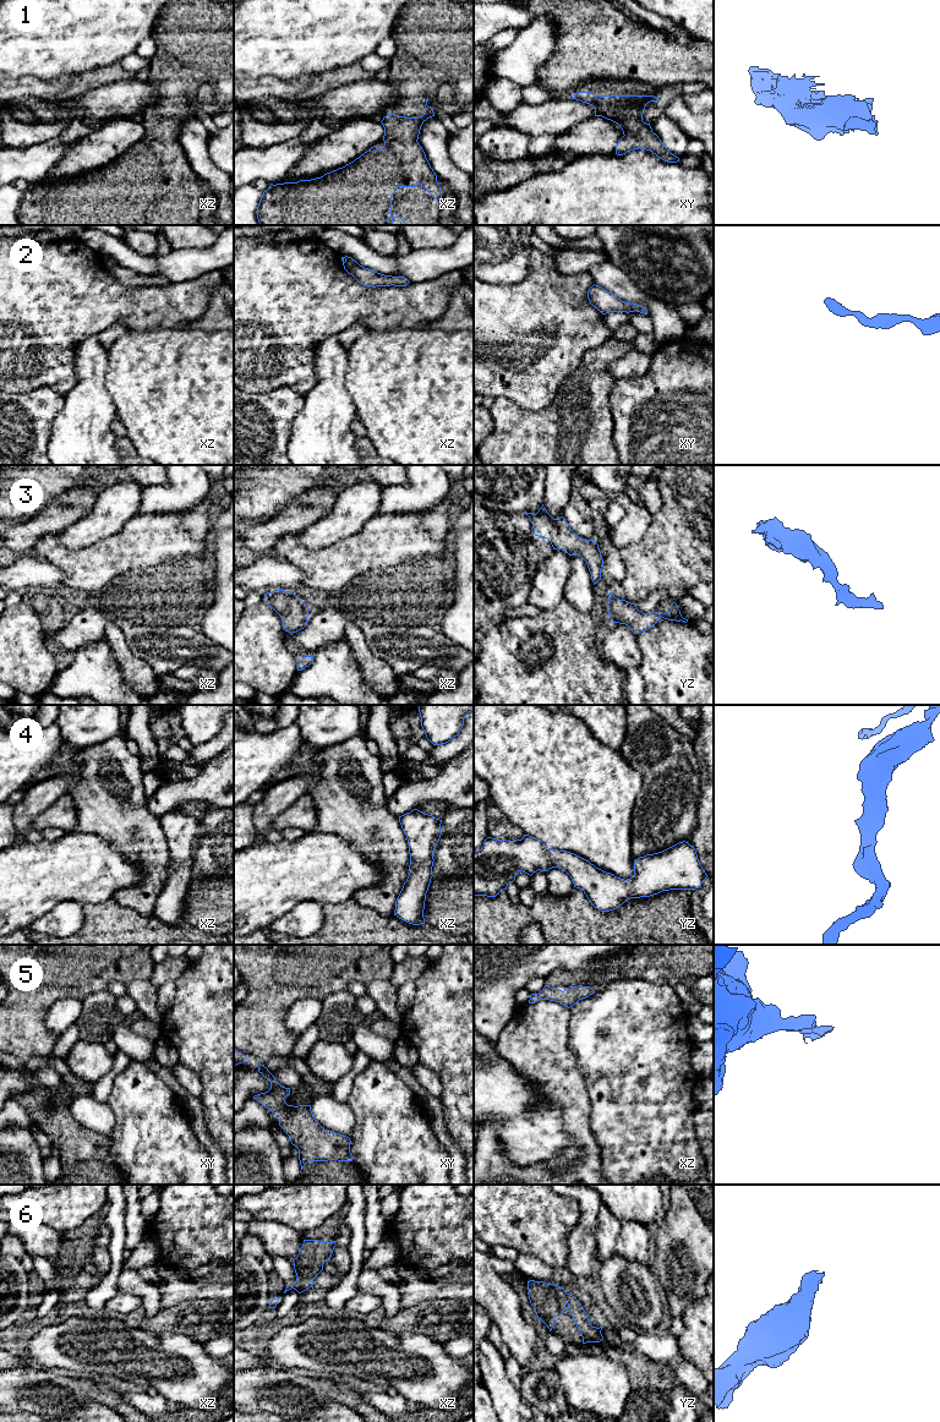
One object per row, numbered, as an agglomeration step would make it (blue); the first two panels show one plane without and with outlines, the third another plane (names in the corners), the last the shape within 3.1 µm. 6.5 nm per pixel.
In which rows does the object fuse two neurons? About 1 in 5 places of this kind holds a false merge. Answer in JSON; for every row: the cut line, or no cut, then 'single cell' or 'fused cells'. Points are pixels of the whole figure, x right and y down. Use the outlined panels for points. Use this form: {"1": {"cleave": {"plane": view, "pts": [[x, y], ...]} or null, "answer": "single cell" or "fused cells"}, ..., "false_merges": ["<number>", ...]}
{"1": {"cleave": null, "answer": "single cell"}, "2": {"cleave": null, "answer": "single cell"}, "3": {"cleave": null, "answer": "single cell"}, "4": {"cleave": null, "answer": "single cell"}, "5": {"cleave": null, "answer": "single cell"}, "6": {"cleave": null, "answer": "single cell"}, "false_merges": []}

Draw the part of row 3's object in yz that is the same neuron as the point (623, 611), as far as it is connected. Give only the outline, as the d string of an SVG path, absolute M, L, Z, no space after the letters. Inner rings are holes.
M610 592L608 596L607 611L613 623L628 625L634 634L650 629L657 623L660 617L668 620L688 622L688 619L682 617L676 602L671 603L671 611L662 616L660 616L658 612L643 613L634 603L619 600L612 592Z

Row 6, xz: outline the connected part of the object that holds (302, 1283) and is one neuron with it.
M304 1240L297 1257L293 1260L296 1281L294 1285L286 1285L284 1294L291 1289L299 1294L308 1290L313 1285L313 1279L323 1270L324 1262L330 1259L335 1246L335 1241Z

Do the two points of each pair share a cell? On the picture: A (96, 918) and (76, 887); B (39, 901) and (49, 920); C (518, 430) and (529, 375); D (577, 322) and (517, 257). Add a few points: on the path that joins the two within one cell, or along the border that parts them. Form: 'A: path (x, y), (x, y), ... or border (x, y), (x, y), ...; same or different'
A: border (111, 897), (100, 902), (88, 902), (83, 906); different
B: border (72, 902), (59, 902), (41, 915), (28, 929); different
C: border (495, 399), (509, 398), (531, 410), (551, 403); different
D: border (534, 249), (529, 273), (515, 283), (503, 285); different

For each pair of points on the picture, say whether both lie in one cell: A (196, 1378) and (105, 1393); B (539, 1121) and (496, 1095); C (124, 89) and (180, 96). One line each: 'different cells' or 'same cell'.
A: different cells
B: same cell
C: different cells

